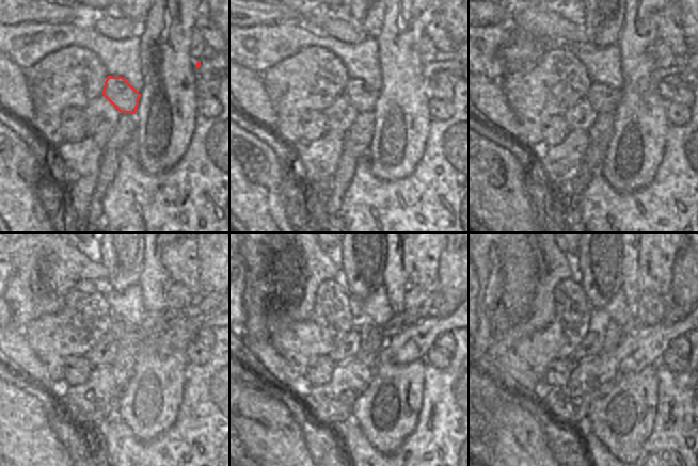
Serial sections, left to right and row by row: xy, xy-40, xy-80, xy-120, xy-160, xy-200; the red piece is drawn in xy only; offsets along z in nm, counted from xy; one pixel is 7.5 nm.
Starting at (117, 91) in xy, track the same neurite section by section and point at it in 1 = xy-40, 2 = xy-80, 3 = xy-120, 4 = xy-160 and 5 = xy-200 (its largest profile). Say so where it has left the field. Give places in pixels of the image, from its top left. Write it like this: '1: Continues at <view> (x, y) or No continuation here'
1: Continues at xy-40 (361, 96)
2: Continues at xy-80 (602, 98)
3: Continues at xy-120 (125, 334)
4: Continues at xy-160 (401, 320)
5: Continues at xy-200 (633, 323).

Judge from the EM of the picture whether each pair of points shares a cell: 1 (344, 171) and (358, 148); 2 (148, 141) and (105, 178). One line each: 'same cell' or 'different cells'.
1: same cell
2: different cells

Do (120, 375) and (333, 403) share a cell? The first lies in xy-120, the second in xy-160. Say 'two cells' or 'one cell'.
two cells

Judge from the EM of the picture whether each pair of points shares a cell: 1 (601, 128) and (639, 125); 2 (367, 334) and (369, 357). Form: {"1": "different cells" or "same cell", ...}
{"1": "different cells", "2": "same cell"}

